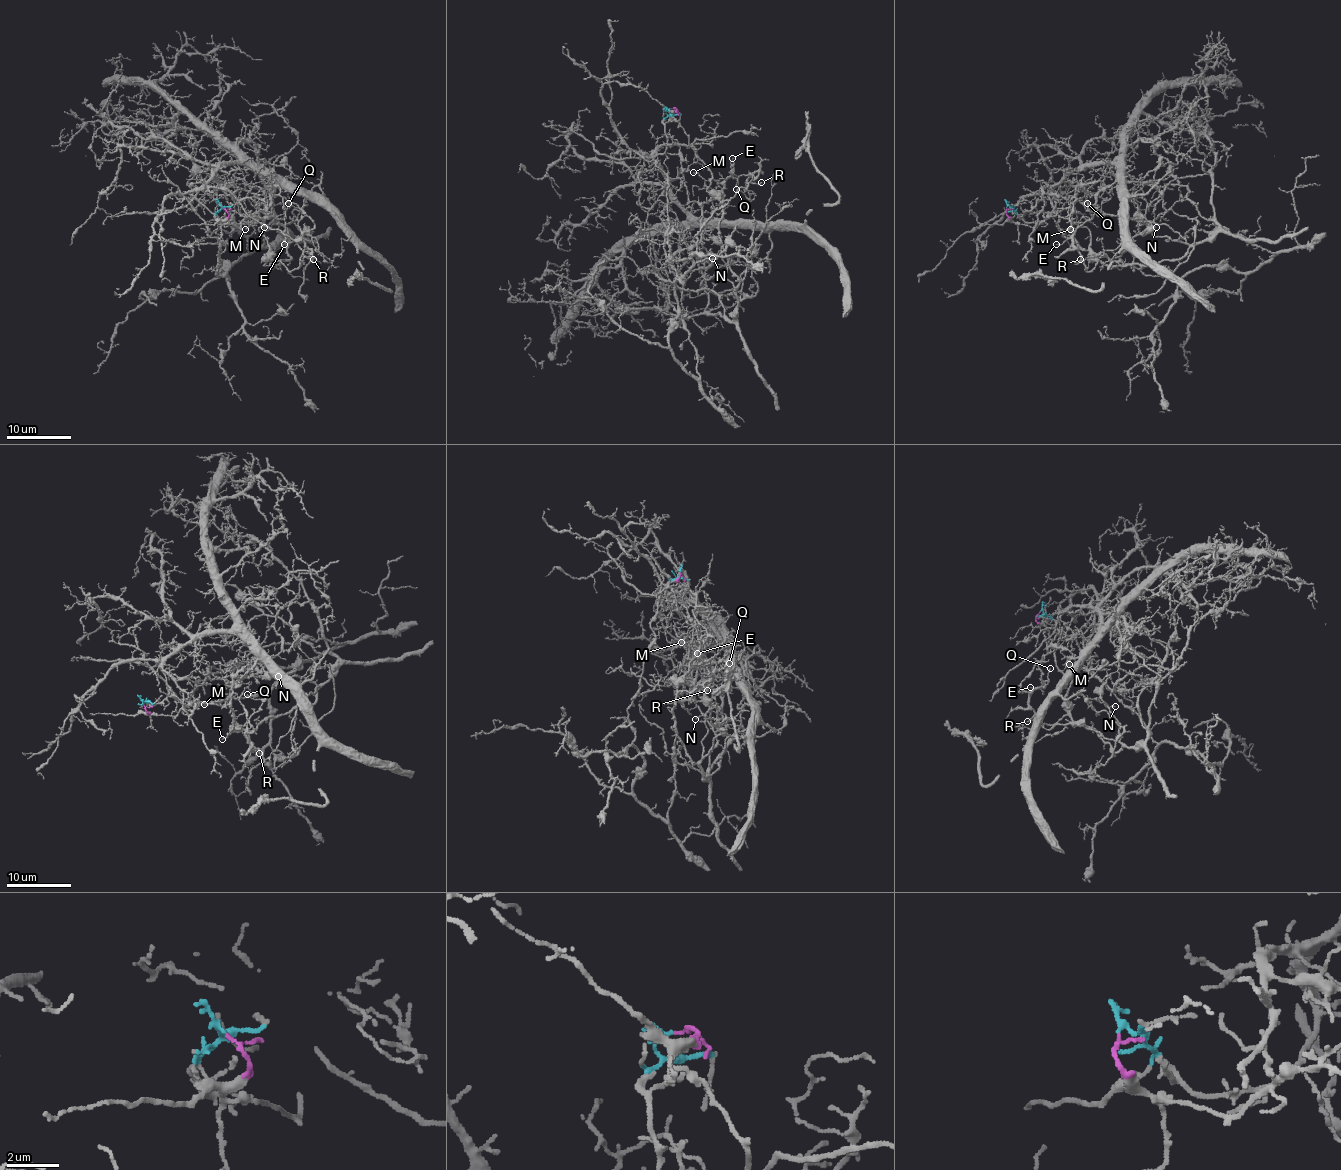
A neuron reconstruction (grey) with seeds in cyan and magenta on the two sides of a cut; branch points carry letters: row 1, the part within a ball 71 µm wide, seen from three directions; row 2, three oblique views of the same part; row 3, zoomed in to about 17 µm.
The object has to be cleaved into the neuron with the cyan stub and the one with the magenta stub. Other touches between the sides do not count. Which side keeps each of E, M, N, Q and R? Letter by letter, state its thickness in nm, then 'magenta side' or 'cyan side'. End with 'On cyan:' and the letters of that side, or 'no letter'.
E: 110 nm thick; cyan side
M: 120 nm thick; magenta side
N: 110 nm thick; magenta side
Q: 80 nm thick; magenta side
R: 120 nm thick; magenta side
On cyan: E

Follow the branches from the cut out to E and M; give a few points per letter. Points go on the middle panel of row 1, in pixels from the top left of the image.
E: (670, 109), (667, 146), (644, 156), (694, 215), (722, 217), (733, 157)
M: (670, 109), (677, 109), (672, 117), (688, 136), (688, 143), (712, 177), (704, 180), (693, 172)

